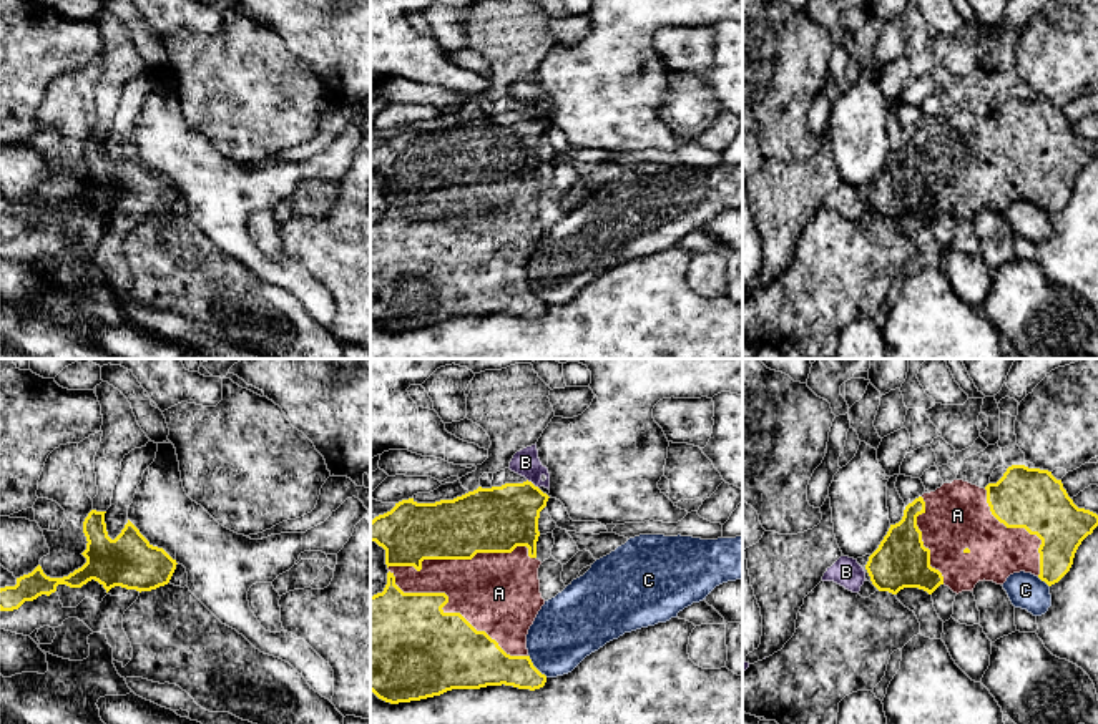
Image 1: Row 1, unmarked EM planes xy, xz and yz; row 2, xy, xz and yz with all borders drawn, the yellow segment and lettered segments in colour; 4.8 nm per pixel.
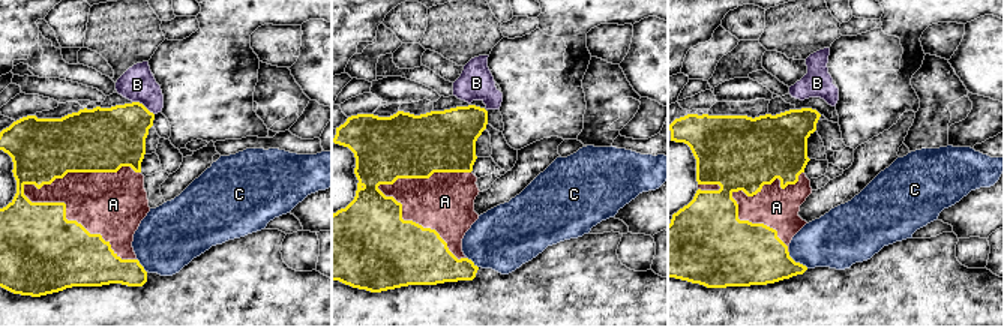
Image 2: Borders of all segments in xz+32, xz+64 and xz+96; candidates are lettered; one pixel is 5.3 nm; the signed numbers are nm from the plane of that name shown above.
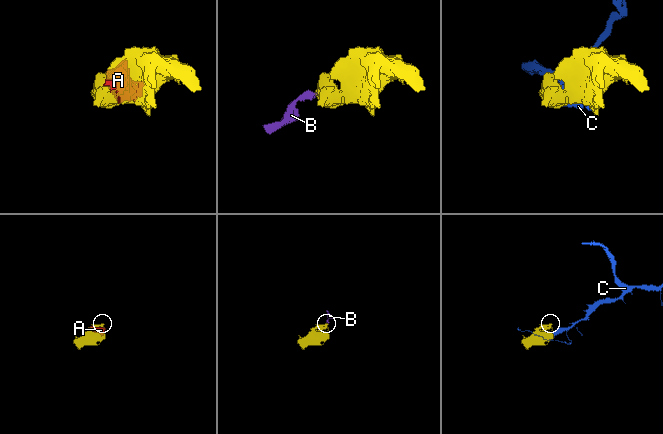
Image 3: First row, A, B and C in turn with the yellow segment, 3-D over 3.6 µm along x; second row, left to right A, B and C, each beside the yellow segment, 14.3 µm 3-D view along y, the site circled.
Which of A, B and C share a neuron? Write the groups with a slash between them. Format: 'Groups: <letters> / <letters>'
Groups: A B / C

